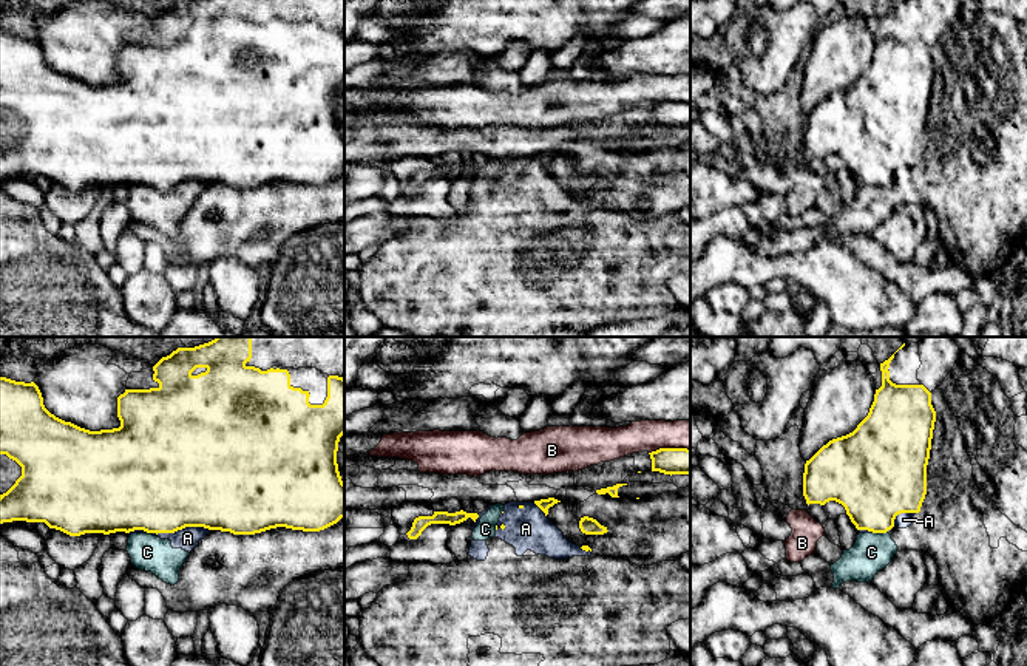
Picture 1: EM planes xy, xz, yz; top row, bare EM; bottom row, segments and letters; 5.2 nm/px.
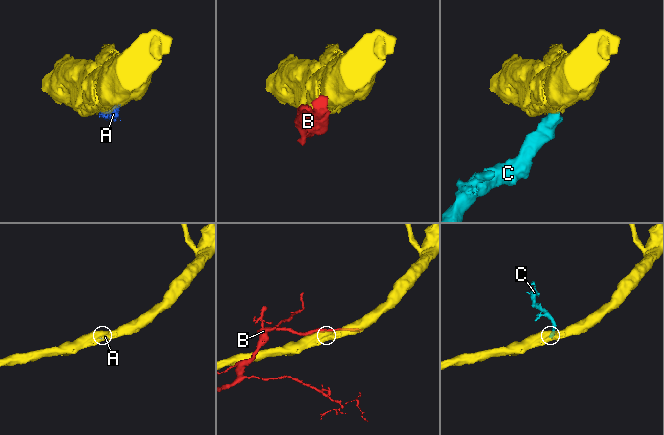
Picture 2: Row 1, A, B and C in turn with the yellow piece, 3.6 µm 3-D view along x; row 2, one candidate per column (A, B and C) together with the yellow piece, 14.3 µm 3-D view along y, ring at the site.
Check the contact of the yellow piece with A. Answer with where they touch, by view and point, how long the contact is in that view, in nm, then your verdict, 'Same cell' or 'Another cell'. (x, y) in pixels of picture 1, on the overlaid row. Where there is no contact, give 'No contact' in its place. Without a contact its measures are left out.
Touches yellow at xy (179, 529). Shared border 300 nm. Another cell

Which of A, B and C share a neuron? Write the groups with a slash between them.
A C / B

